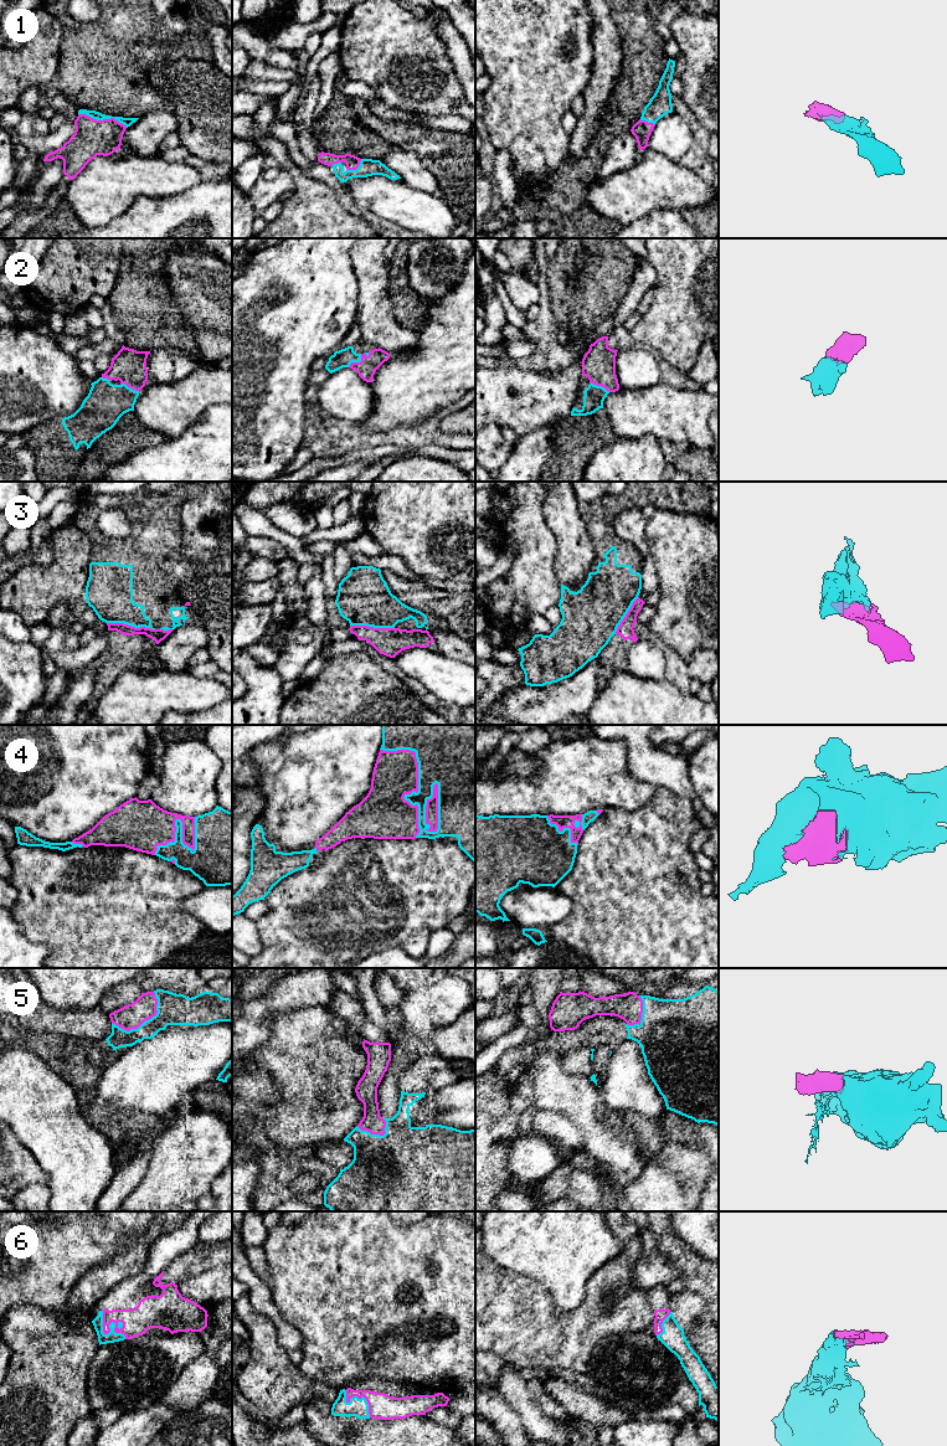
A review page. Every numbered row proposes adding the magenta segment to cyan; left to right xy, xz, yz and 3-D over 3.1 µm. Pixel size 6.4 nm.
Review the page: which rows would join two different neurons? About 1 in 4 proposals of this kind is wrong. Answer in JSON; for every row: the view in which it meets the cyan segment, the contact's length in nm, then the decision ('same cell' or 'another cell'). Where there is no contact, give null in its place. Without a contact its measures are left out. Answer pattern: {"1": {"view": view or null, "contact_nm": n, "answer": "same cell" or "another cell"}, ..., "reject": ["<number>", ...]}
{"1": {"view": "xy", "contact_nm": 340, "answer": "same cell"}, "2": {"view": "xz", "contact_nm": 130, "answer": "same cell"}, "3": {"view": "xy", "contact_nm": 320, "answer": "another cell"}, "4": {"view": "xz", "contact_nm": 600, "answer": "same cell"}, "5": {"view": "xy", "contact_nm": 340, "answer": "same cell"}, "6": {"view": "xy", "contact_nm": 240, "answer": "same cell"}, "reject": ["3"]}

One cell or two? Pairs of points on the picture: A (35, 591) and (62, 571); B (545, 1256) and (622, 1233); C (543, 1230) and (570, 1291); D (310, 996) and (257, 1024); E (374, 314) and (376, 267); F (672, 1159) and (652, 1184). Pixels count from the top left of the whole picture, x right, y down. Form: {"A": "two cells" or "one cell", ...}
{"A": "one cell", "B": "two cells", "C": "one cell", "D": "one cell", "E": "one cell", "F": "two cells"}

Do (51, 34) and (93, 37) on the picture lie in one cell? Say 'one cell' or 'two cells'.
two cells

